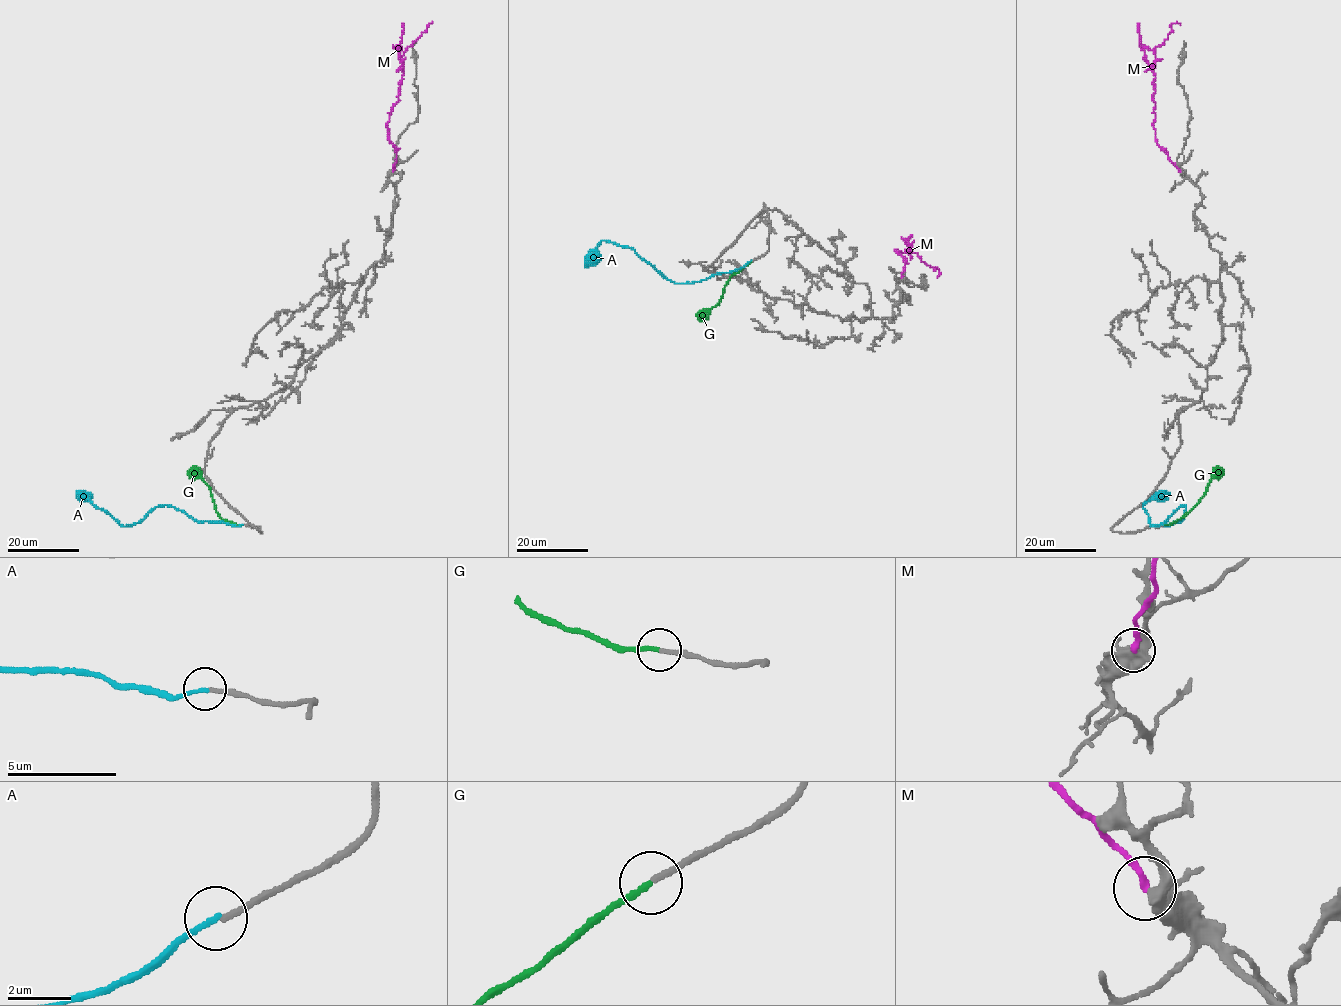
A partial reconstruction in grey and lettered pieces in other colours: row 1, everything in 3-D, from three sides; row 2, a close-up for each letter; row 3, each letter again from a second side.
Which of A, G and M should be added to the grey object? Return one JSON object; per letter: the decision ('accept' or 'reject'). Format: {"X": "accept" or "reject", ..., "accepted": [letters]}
{"A": "accept", "G": "reject", "M": "reject", "accepted": ["A"]}

